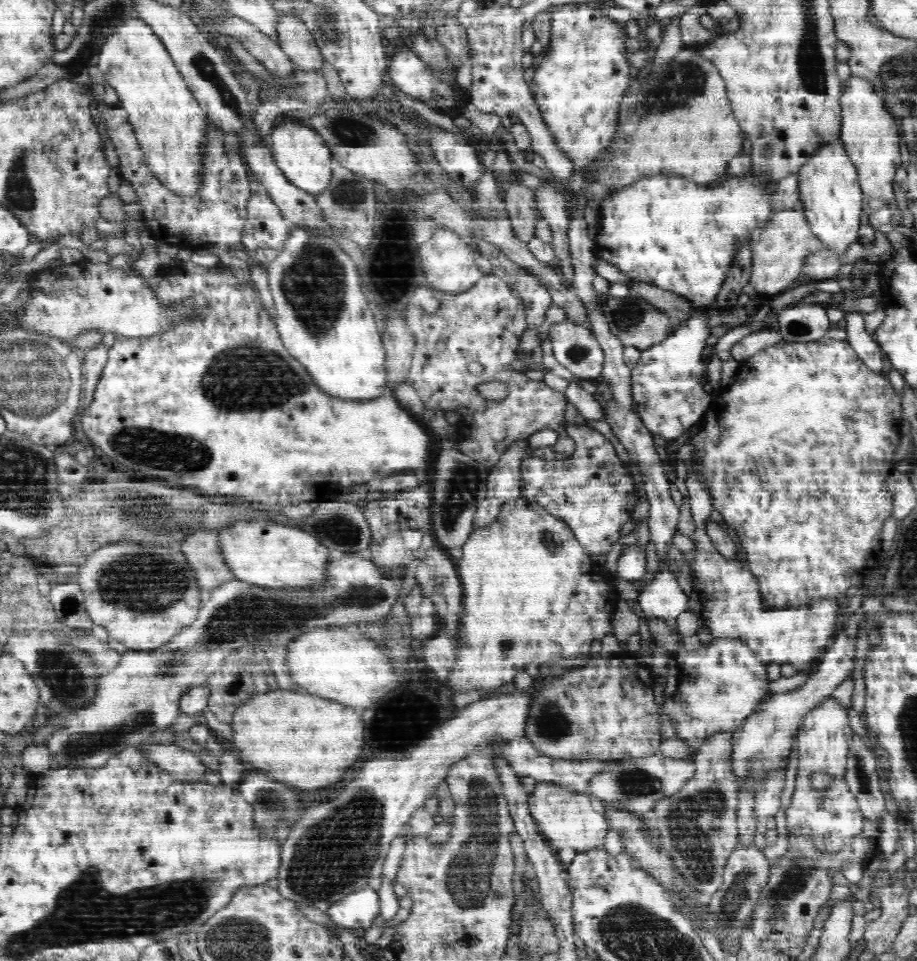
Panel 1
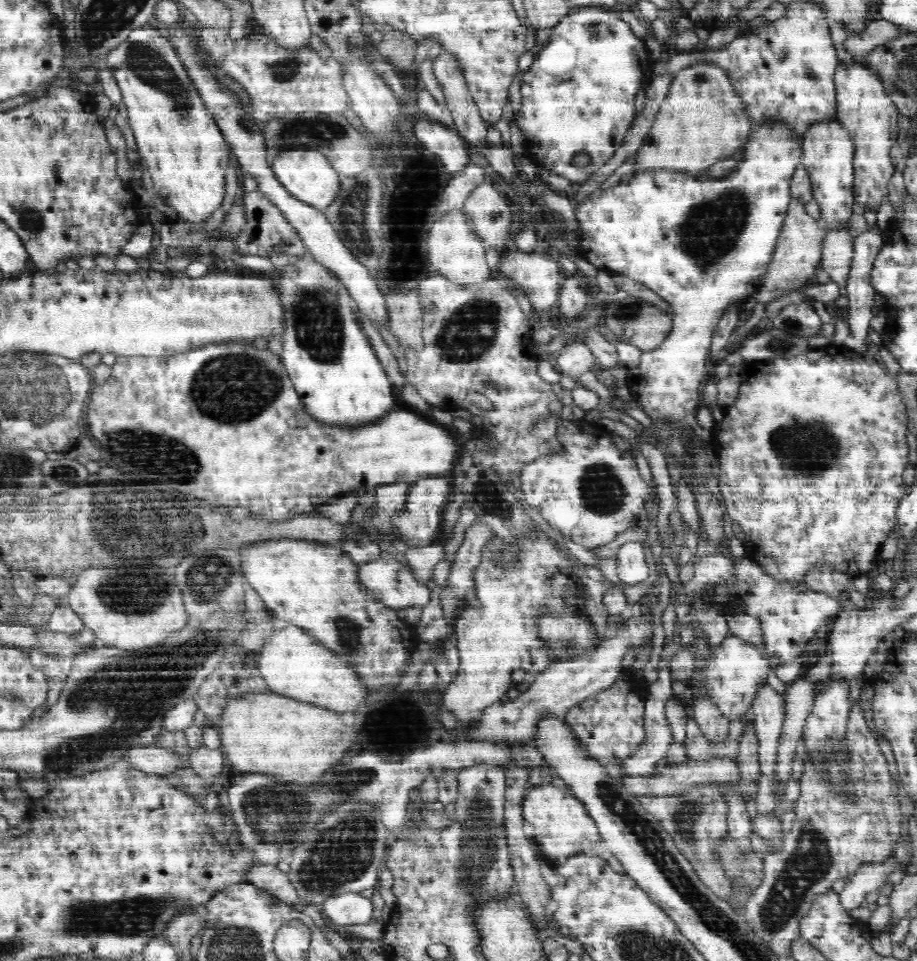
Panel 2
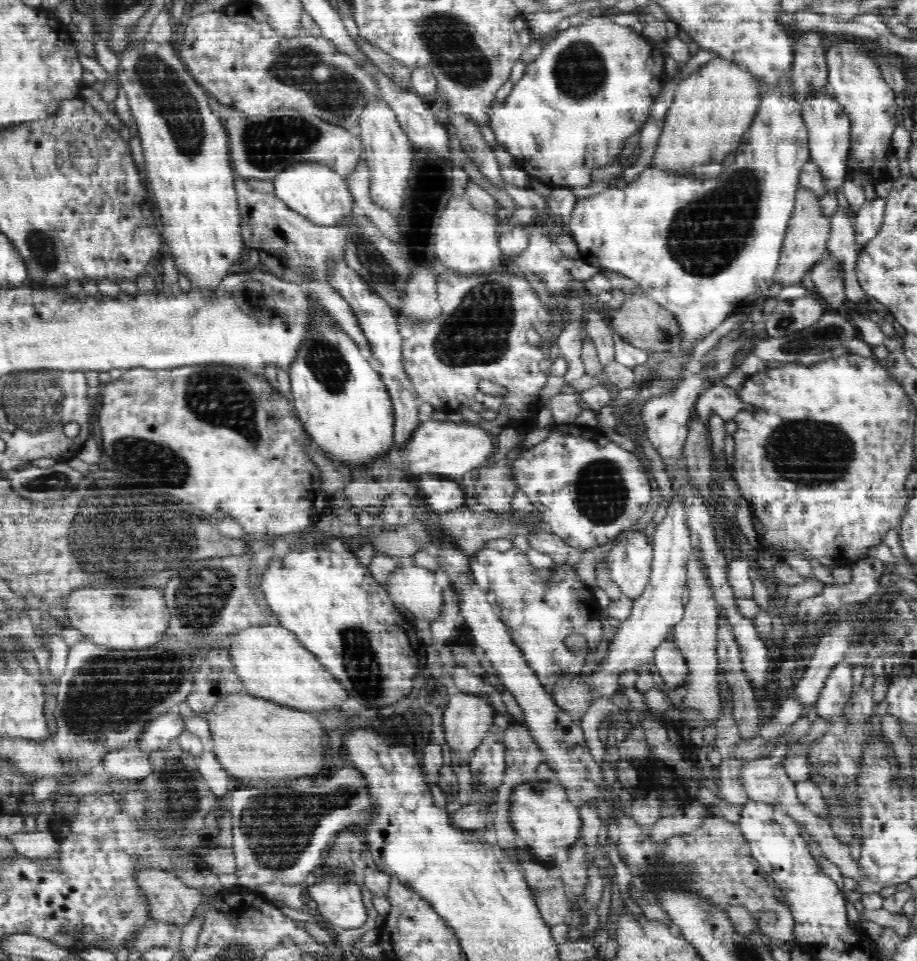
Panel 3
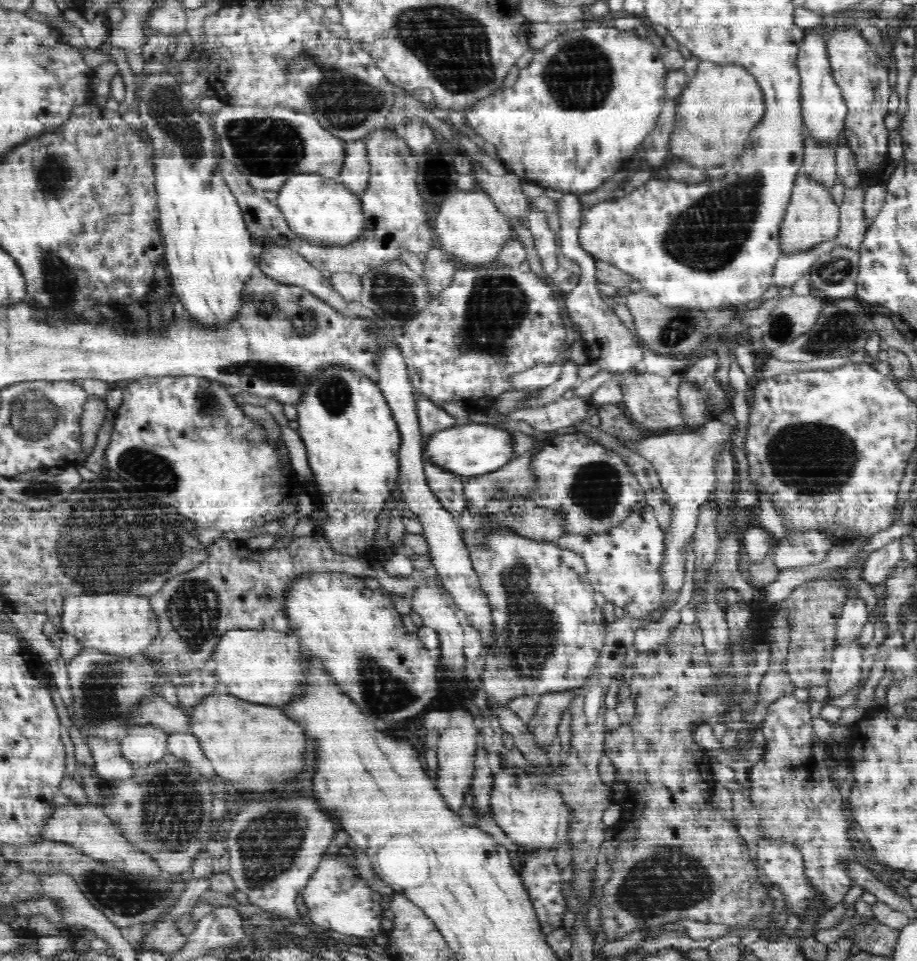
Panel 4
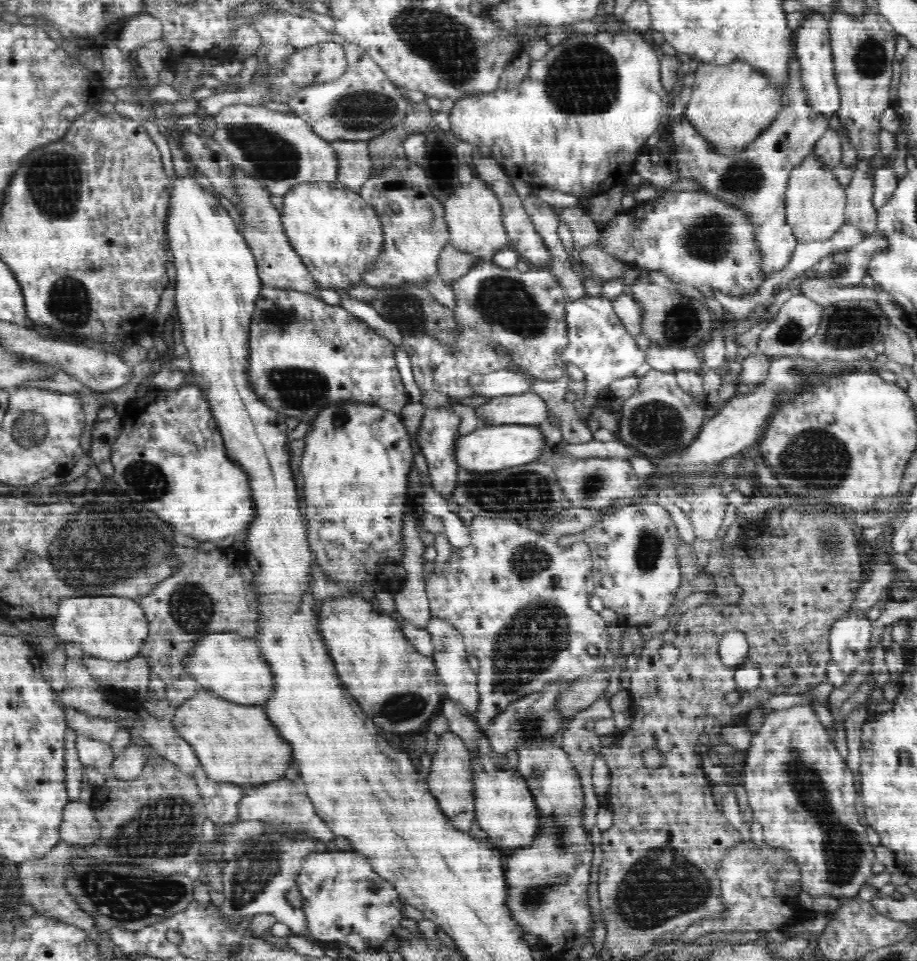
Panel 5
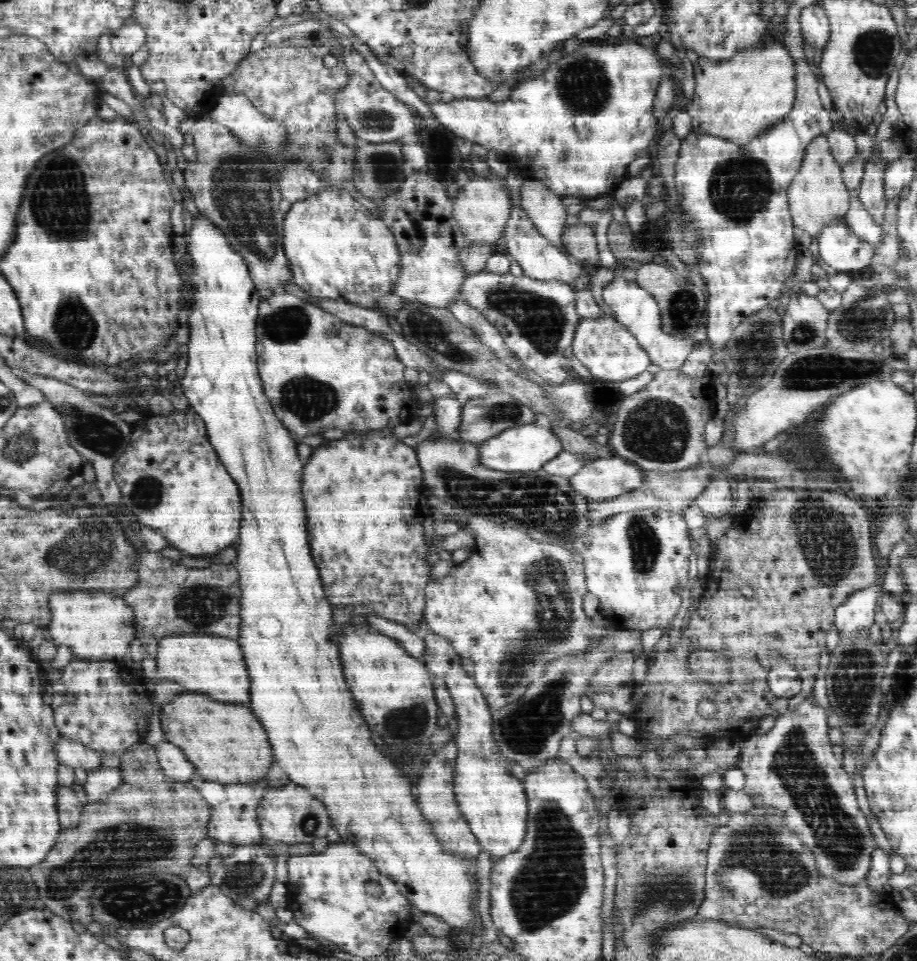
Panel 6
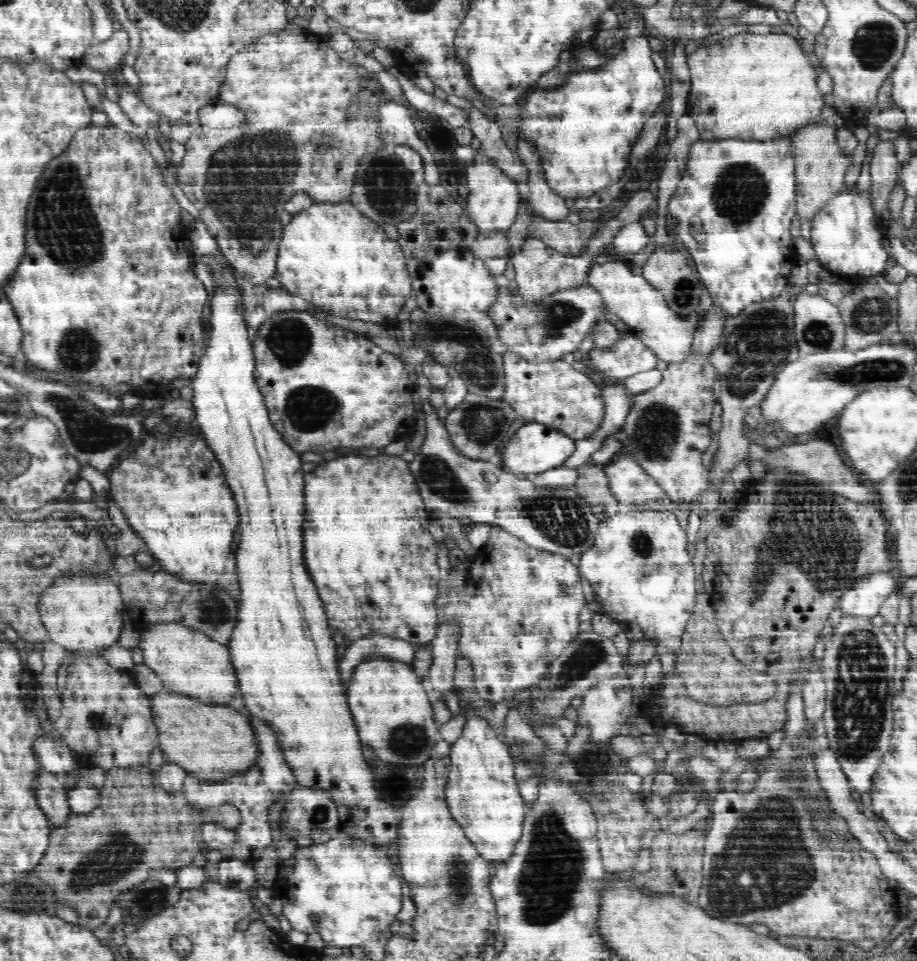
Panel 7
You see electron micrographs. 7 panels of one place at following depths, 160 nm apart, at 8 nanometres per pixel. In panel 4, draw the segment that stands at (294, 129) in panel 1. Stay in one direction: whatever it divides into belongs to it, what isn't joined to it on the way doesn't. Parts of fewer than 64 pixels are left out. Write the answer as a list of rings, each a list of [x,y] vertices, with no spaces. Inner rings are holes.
[[[311,171],[289,175],[279,190],[277,207],[282,211],[292,232],[308,242],[346,246],[352,244],[363,229],[364,213],[360,197],[339,180]]]

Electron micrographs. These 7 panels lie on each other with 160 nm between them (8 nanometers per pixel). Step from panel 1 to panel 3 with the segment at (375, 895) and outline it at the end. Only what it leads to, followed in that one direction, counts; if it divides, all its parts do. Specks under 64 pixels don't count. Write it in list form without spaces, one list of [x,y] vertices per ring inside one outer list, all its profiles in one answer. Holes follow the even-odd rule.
[[[324,878],[311,889],[305,889],[304,894],[306,899],[316,901],[317,911],[334,925],[334,929],[361,928],[368,920],[368,910],[357,883],[342,885]]]

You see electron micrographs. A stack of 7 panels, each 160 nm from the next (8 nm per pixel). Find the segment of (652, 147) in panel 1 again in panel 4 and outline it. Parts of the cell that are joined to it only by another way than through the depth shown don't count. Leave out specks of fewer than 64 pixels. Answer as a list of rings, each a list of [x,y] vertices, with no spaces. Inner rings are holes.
[[[700,61],[697,65],[696,76],[685,84],[682,96],[678,96],[676,128],[674,128],[674,134],[672,134],[672,140],[670,140],[670,152],[672,152],[676,158],[684,160],[686,164],[692,164],[692,166],[700,169],[710,169],[711,167],[717,167],[718,164],[721,164],[722,166],[729,166],[731,162],[728,162],[728,160],[732,160],[732,158],[735,160],[739,157],[741,151],[744,150],[744,140],[748,138],[748,130],[752,130],[752,128],[761,121],[762,116],[765,114],[764,97],[762,96],[760,85],[756,80],[757,78],[753,77],[752,74],[750,74],[742,65],[718,65],[710,61]]]

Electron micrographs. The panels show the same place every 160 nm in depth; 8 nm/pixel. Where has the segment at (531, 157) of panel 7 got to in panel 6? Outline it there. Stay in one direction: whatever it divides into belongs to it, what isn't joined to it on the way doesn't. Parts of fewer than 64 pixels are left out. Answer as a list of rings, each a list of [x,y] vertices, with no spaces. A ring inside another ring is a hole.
[[[526,178],[522,183],[520,207],[528,213],[538,232],[567,254],[561,241],[563,228],[567,225],[566,201],[550,191],[542,181]]]

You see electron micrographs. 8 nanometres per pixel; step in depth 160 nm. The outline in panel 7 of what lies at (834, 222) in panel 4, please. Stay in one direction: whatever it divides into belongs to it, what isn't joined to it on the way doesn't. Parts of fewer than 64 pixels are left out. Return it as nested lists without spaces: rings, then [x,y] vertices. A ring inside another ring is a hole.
[[[824,122],[822,124],[808,123],[792,133],[796,175],[796,214],[802,218],[812,220],[828,201],[848,188],[845,176],[850,168],[850,157],[840,151],[836,132],[836,128]]]

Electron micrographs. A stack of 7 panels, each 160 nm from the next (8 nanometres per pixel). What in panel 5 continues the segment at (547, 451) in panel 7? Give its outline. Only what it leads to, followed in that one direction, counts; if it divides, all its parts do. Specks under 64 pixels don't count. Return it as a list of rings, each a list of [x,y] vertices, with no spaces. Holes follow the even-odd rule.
[[[523,424],[482,425],[469,434],[458,435],[453,441],[456,443],[454,459],[459,468],[476,473],[502,472],[502,468],[506,471],[522,464],[531,464],[538,460],[547,446],[538,426]]]

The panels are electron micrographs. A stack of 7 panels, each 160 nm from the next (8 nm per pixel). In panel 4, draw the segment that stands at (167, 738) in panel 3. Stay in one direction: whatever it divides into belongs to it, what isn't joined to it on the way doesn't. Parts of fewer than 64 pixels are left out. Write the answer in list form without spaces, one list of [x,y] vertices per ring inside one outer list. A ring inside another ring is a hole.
[[[153,724],[133,727],[119,742],[122,754],[134,768],[144,769],[167,753],[169,734]]]

